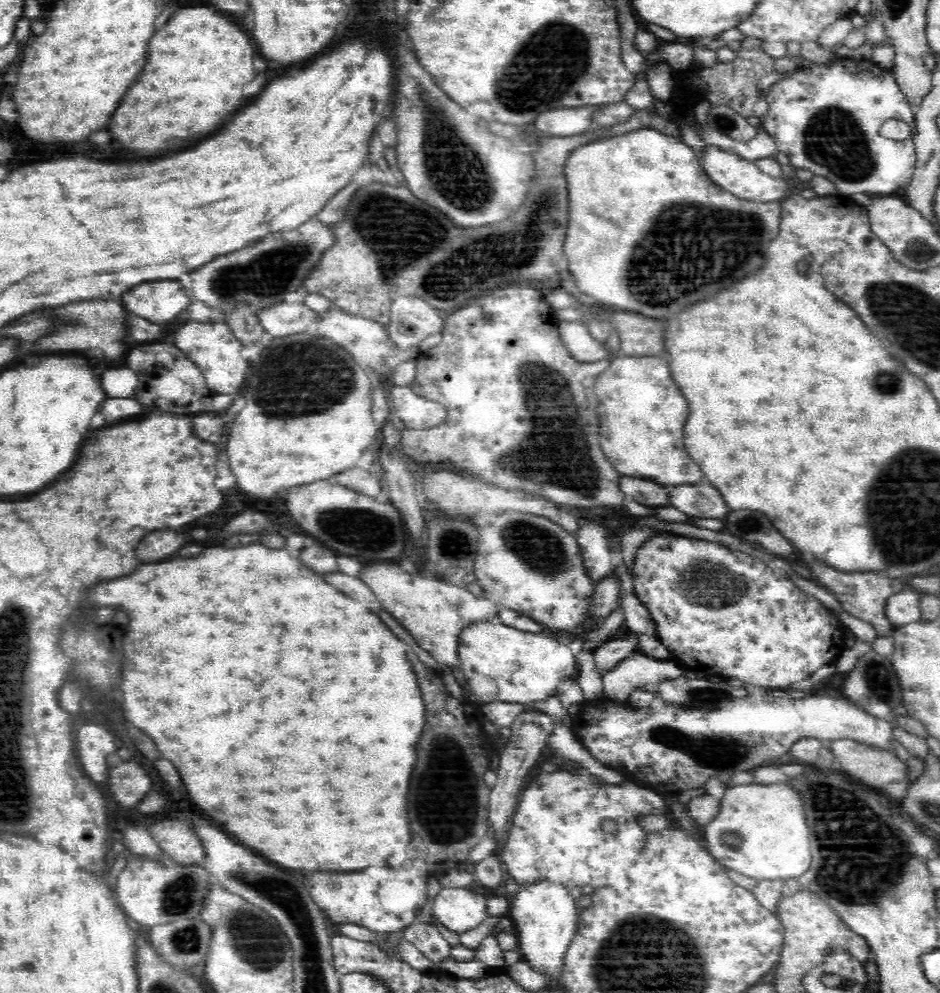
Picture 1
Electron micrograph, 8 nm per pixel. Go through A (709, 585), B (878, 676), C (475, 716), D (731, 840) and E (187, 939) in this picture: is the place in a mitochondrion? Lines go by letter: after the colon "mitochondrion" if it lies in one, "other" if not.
A: mitochondrion
B: mitochondrion
C: other
D: mitochondrion
E: mitochondrion

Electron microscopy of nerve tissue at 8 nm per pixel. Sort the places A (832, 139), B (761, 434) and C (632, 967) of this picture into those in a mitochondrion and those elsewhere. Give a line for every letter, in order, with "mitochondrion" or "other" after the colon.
A: mitochondrion
B: other
C: mitochondrion

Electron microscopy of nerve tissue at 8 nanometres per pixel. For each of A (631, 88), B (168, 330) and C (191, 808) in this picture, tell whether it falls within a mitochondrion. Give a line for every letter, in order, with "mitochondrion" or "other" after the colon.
A: other
B: other
C: other

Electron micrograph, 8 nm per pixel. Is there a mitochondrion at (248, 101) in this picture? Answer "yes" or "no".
no

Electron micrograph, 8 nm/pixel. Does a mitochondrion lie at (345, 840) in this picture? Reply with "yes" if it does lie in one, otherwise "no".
no

